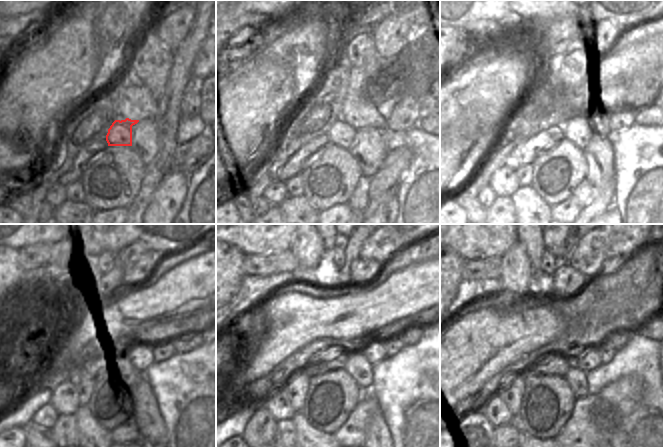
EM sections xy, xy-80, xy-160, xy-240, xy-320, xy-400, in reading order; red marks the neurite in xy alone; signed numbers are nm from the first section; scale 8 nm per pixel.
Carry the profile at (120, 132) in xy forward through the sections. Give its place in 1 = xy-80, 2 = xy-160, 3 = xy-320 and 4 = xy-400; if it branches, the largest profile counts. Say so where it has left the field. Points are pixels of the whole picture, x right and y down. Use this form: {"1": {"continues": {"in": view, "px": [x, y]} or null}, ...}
{"1": {"continues": {"in": "xy-80", "px": [342, 133]}}, "2": {"continues": {"in": "xy-160", "px": [579, 131]}}, "3": {"continues": {"in": "xy-320", "px": [357, 366]}}, "4": {"continues": {"in": "xy-400", "px": [576, 378]}}}

